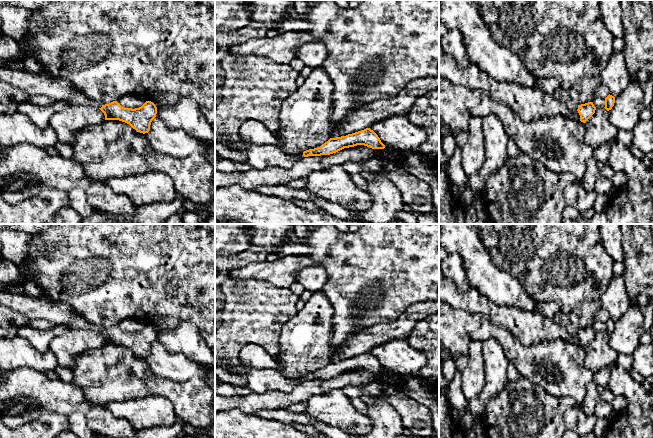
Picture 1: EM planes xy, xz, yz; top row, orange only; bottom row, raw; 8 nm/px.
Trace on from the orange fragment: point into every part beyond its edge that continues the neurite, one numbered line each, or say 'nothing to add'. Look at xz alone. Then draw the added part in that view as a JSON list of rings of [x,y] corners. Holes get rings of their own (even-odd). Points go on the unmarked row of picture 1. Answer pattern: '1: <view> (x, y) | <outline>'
nothing to add

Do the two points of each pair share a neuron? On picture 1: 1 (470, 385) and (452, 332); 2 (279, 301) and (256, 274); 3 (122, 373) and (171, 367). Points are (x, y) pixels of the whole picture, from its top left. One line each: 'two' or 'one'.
1: two
2: two
3: two

